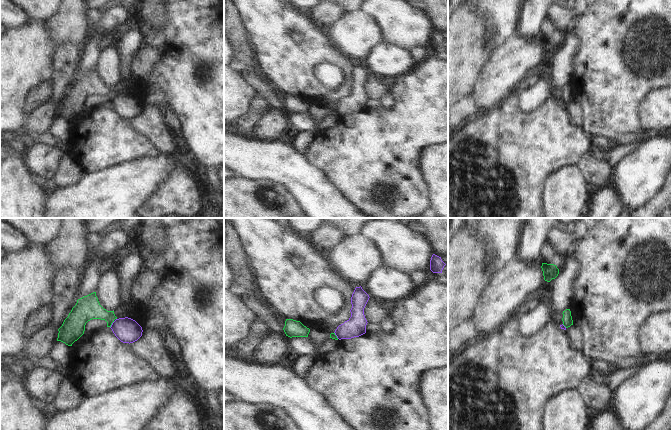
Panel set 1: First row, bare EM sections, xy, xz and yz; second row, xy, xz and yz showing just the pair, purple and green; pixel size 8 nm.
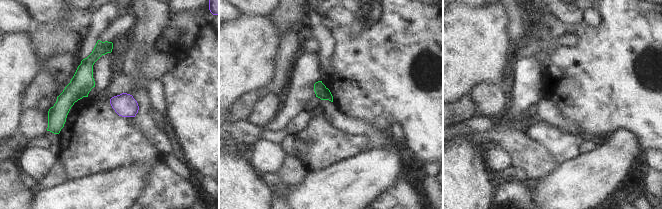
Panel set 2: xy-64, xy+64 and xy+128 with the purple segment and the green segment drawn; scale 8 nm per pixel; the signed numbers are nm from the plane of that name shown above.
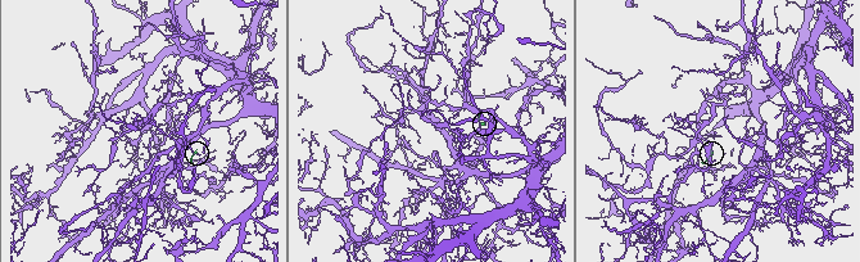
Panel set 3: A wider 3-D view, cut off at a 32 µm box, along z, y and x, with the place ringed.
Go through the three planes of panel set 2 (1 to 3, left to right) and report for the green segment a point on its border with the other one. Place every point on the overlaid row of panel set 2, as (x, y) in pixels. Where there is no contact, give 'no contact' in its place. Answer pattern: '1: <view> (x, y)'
1: no contact
2: no contact
3: no contact

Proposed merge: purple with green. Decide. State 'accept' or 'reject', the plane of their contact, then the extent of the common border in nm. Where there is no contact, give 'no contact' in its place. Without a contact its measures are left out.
reject; contact in xy; length 70 nm

